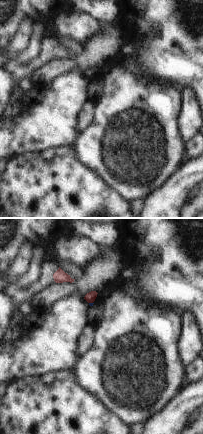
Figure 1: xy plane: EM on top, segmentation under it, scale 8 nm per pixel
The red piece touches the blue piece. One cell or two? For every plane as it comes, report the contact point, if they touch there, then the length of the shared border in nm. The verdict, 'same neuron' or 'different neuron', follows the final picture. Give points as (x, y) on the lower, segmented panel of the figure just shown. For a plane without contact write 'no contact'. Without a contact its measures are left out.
(91, 302) | 30 nm

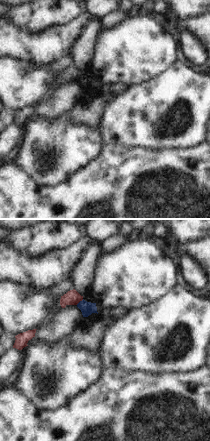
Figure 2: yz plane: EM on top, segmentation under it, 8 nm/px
(79, 301) | 80 nm

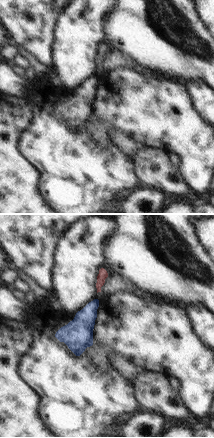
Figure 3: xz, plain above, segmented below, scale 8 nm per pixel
no contact

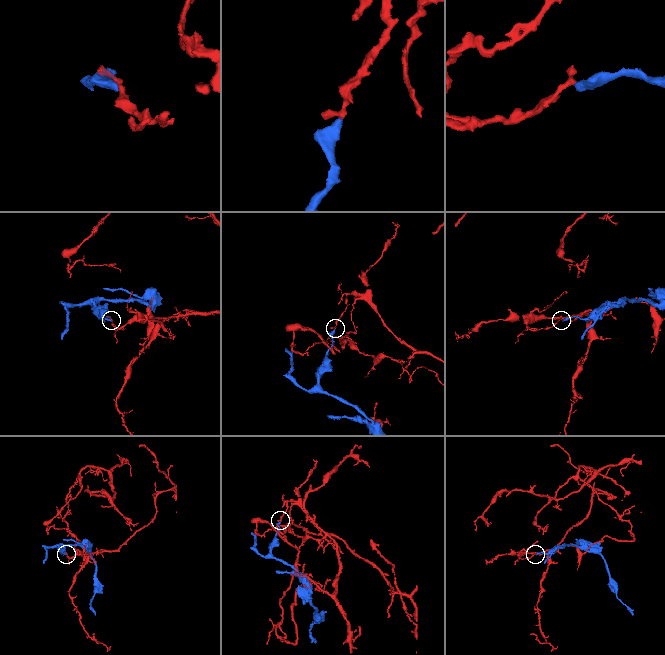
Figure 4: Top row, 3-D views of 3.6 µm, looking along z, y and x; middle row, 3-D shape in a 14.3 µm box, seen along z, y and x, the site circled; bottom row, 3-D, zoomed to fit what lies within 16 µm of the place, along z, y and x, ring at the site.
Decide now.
different neuron

